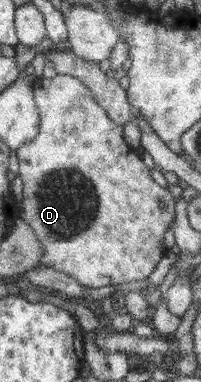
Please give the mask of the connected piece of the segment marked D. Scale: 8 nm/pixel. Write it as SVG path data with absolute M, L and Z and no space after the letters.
M57 74L54 78L36 78L33 82L33 93L39 108L39 133L34 140L17 148L19 160L19 174L24 182L23 207L20 218L35 232L36 238L43 248L41 266L52 267L60 272L73 276L83 286L102 288L102 286L116 285L123 282L136 282L147 280L149 274L154 272L156 264L160 262L167 249L164 246L164 234L176 216L175 198L168 189L158 186L151 178L151 171L139 156L138 152L124 141L123 126L116 124L108 113L93 99L91 90L86 85L69 74Z

